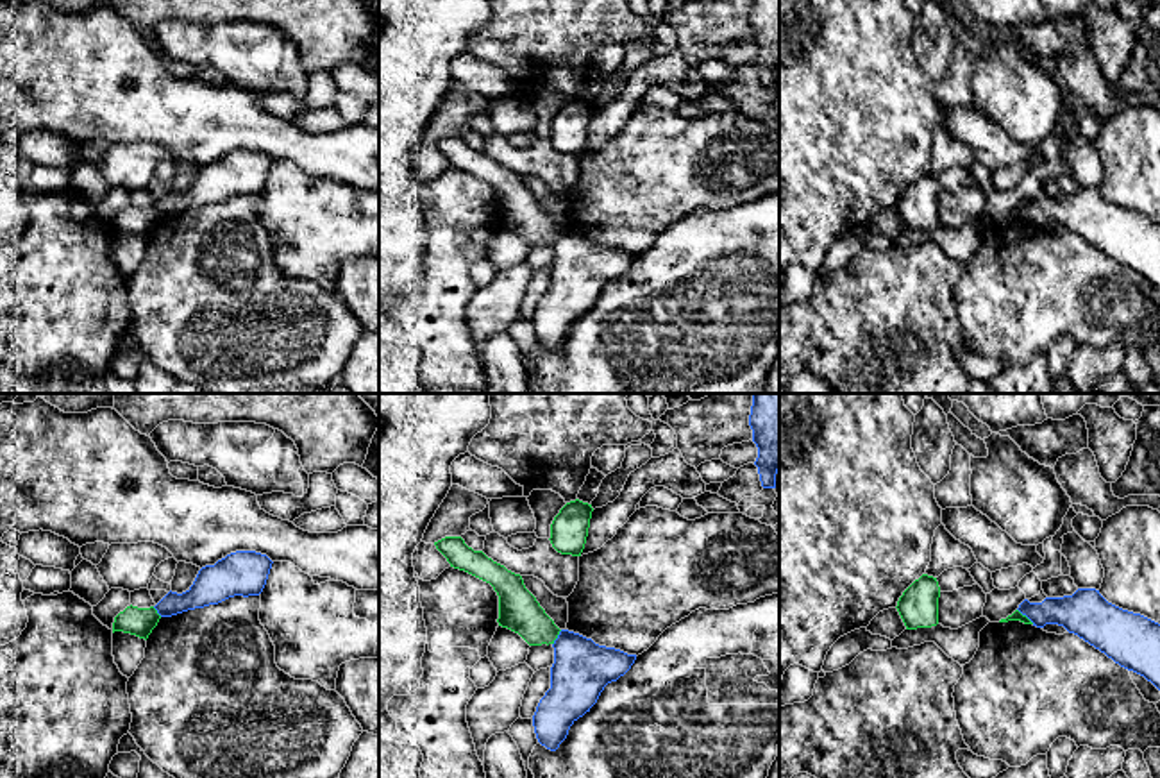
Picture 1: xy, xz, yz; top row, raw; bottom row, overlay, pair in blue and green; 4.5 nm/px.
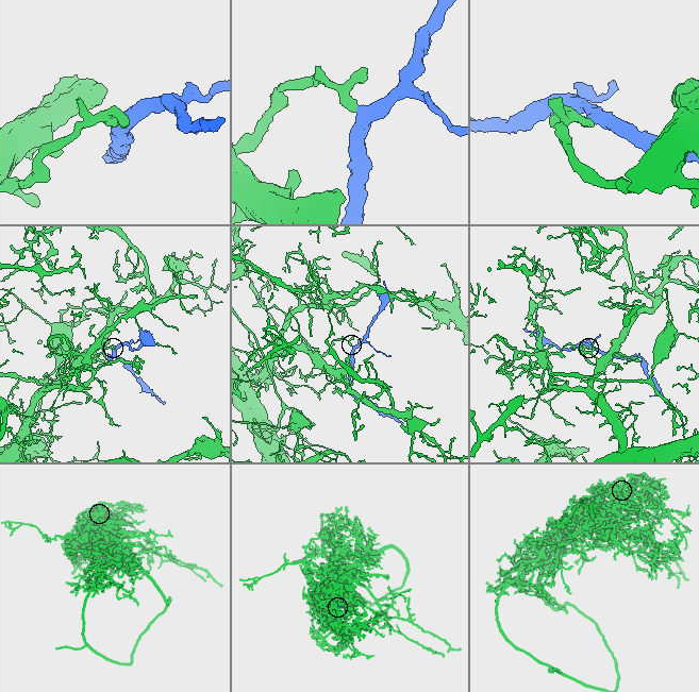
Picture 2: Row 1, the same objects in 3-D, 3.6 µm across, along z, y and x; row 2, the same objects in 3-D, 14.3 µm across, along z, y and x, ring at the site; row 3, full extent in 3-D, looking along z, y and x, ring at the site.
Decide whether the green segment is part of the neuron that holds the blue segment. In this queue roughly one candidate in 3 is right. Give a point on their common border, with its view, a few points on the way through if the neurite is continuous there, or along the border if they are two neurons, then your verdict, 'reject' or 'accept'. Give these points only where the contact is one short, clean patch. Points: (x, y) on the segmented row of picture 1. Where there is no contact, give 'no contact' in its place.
yz (1026, 616) | along yz (1017, 608), (1033, 623) | reject

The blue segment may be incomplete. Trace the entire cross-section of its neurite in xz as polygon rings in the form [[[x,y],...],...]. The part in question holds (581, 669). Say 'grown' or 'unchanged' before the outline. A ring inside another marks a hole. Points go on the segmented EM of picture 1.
unchanged; [[[568,630],[559,631],[552,647],[551,689],[536,706],[533,726],[538,742],[556,751],[570,726],[597,703],[604,687],[631,669],[636,655],[599,646]]]

